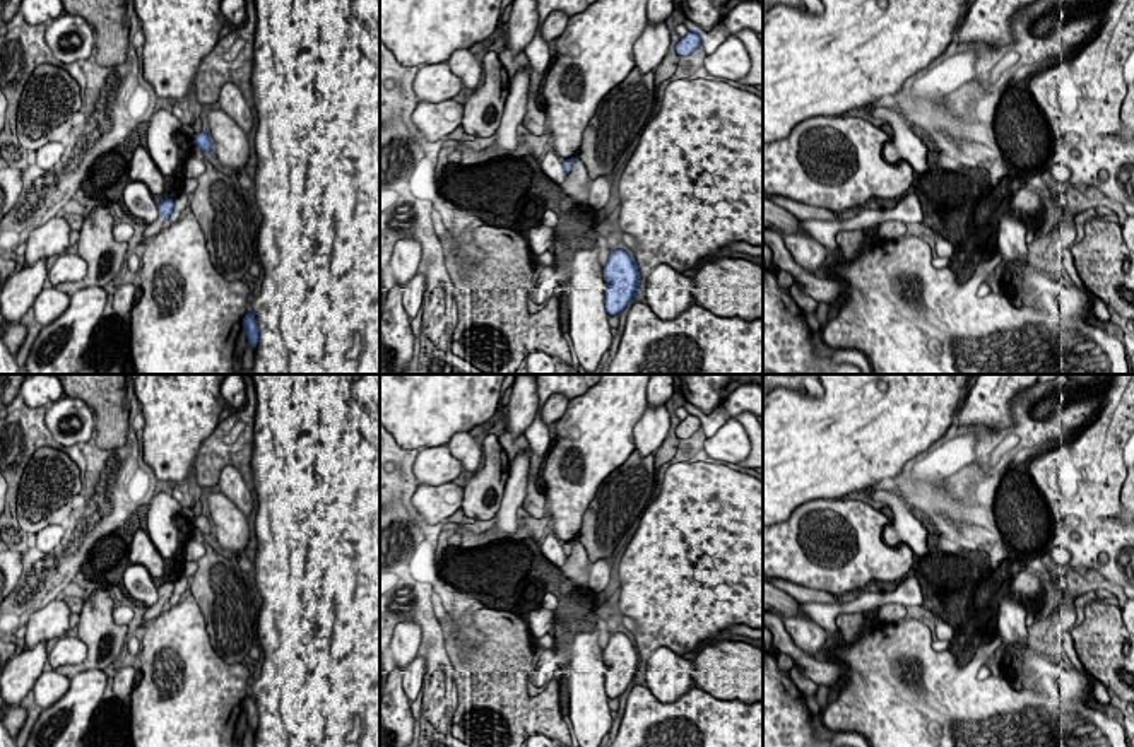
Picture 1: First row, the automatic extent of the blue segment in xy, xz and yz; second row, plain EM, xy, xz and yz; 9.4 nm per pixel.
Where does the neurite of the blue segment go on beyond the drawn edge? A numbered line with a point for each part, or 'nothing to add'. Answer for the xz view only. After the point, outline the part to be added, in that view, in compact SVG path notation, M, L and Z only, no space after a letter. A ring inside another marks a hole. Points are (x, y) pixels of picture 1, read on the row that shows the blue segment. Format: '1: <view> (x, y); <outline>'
nothing to add

